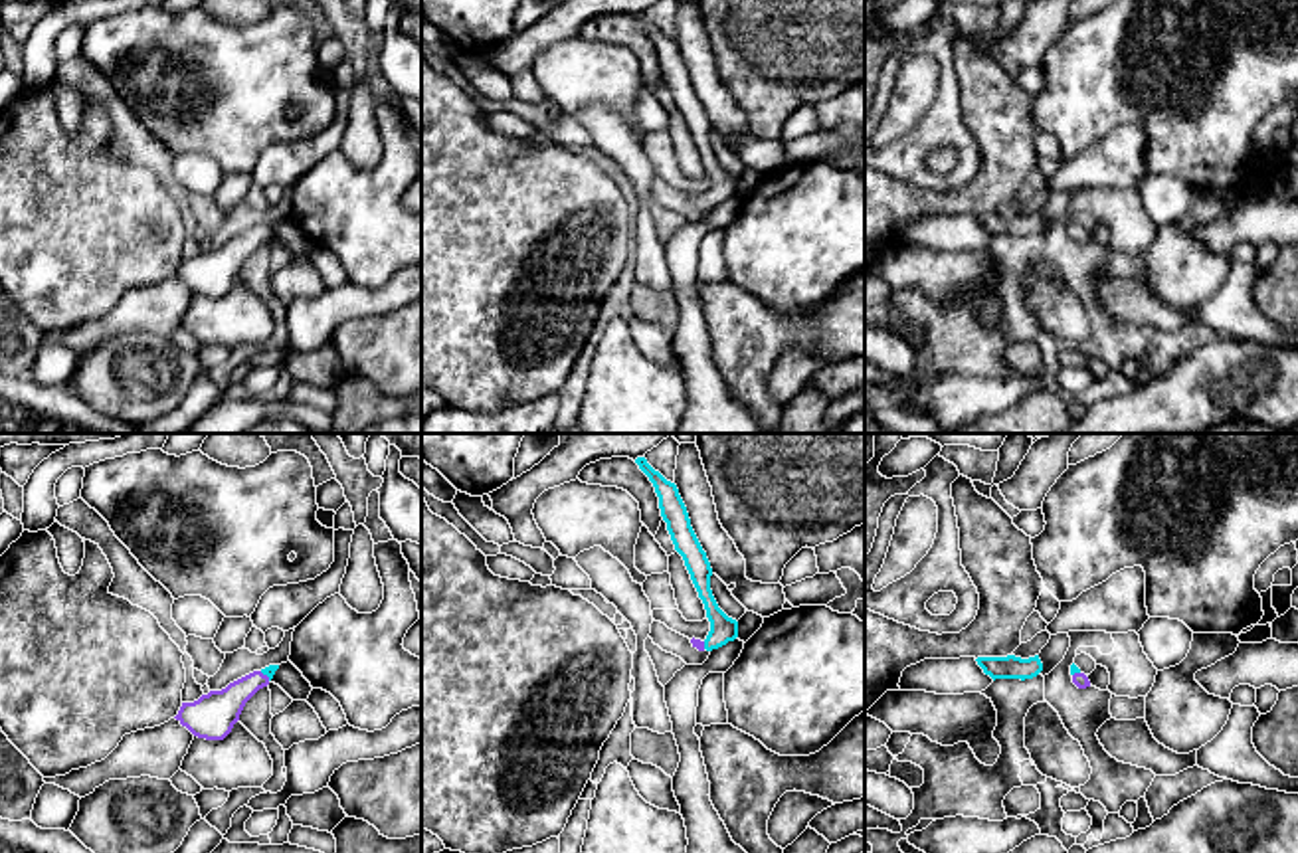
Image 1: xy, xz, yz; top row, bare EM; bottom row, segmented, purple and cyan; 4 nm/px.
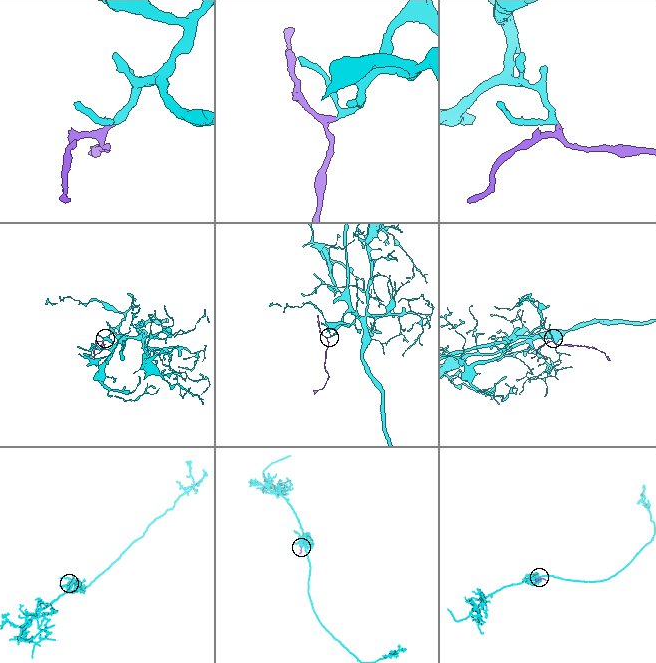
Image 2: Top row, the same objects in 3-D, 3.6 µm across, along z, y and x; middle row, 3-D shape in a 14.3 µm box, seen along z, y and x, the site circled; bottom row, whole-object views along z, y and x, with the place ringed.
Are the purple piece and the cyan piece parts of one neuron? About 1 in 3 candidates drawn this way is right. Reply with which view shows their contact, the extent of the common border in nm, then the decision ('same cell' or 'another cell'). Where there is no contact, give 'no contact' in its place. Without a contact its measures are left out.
xy | 60 nm | same cell

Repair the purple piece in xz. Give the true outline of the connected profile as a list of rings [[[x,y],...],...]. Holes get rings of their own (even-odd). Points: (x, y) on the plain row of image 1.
[[[637,14],[635,20],[649,34],[659,53],[661,73],[667,79],[667,87],[675,101],[675,107],[683,113],[691,137],[704,160],[706,174],[710,178],[710,188],[704,198],[691,196],[693,204],[698,208],[712,208],[738,194],[738,178],[728,174],[716,160],[710,146],[712,125],[702,107],[687,69],[687,63],[679,51],[675,40],[667,38],[659,28],[655,28],[645,14]]]

